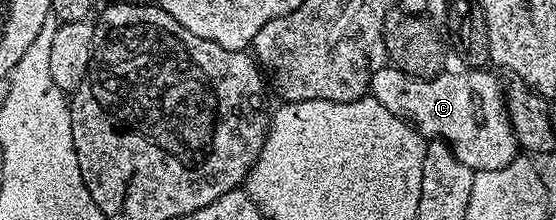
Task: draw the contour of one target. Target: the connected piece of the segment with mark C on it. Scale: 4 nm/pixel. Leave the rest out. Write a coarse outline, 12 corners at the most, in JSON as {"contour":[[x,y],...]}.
{"contour":[[390,64],[370,97],[469,169],[520,153],[487,68],[410,78]]}

